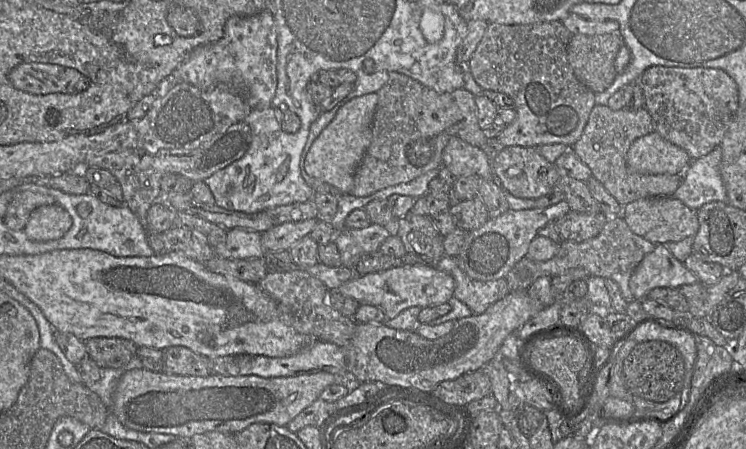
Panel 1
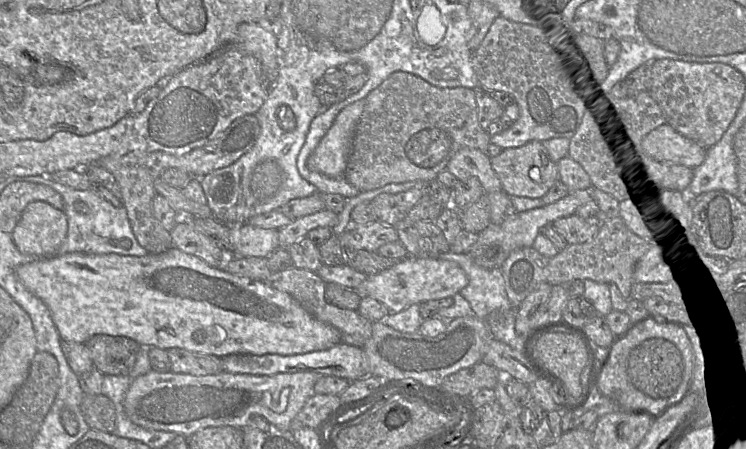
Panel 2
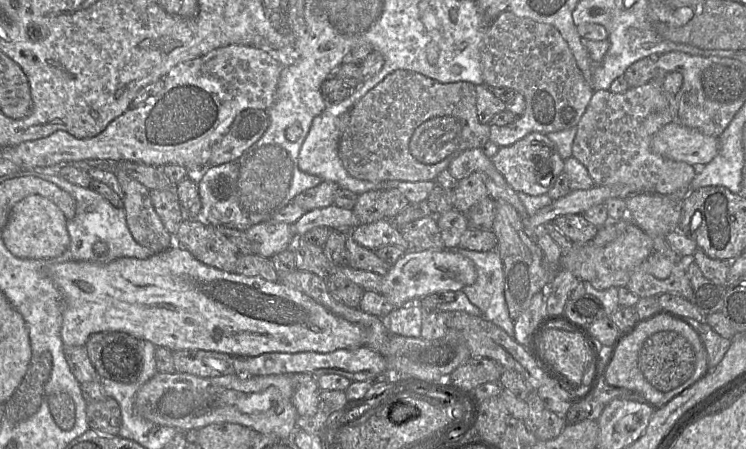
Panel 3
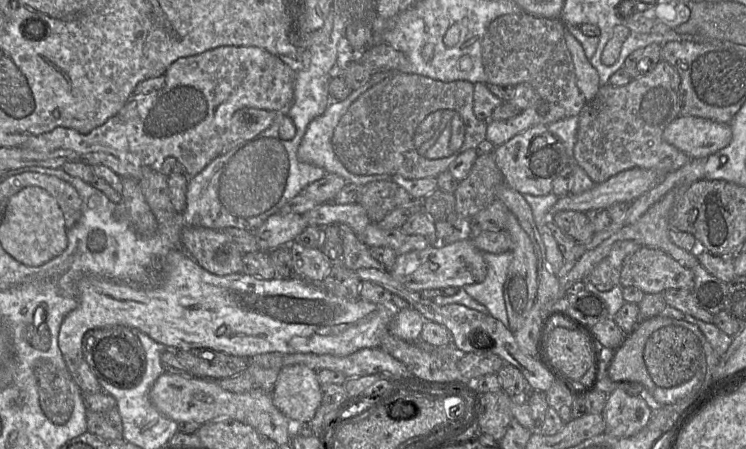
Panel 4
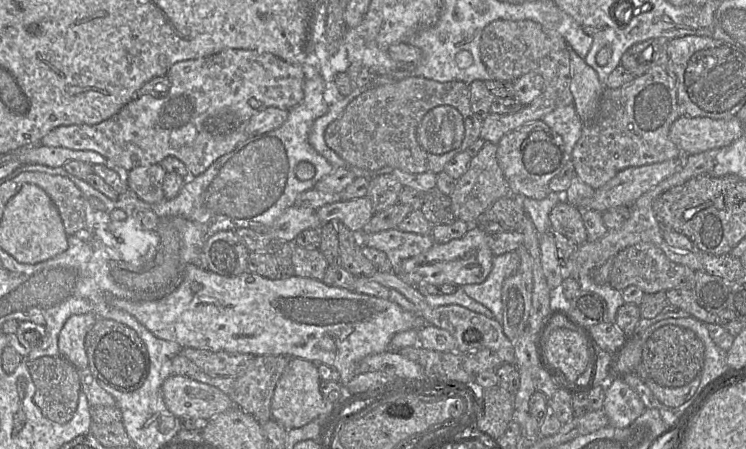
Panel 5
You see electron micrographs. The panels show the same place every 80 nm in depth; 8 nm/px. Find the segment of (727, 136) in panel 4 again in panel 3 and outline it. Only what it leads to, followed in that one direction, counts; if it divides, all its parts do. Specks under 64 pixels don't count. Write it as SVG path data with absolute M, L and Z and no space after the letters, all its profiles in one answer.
M671 122L654 135L651 150L667 159L700 167L718 154L719 138Z

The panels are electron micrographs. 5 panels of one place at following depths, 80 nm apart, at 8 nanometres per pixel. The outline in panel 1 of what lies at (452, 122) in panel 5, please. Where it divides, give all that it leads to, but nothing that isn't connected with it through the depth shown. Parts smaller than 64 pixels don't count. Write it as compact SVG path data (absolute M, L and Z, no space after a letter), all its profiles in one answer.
M395 72L390 74L385 85L377 91L377 95L371 143L354 175L351 194L356 197L367 197L385 188L409 183L431 170L440 168L443 166L444 148L452 136L457 136L478 148L483 148L488 143L478 123L476 96L464 88L440 94L407 75Z

